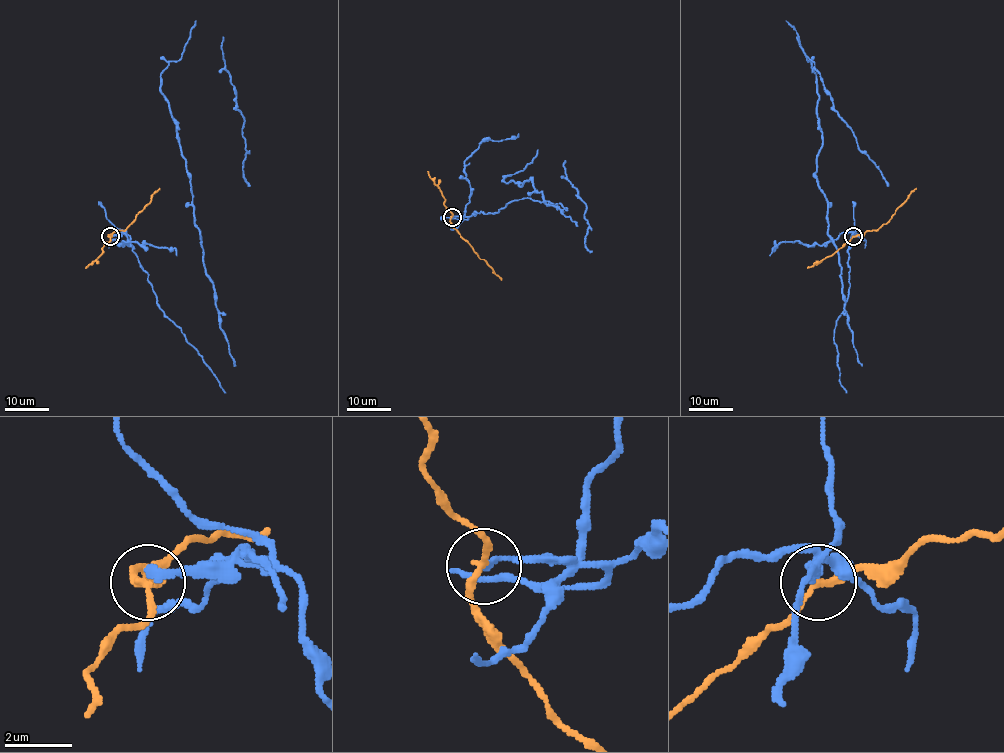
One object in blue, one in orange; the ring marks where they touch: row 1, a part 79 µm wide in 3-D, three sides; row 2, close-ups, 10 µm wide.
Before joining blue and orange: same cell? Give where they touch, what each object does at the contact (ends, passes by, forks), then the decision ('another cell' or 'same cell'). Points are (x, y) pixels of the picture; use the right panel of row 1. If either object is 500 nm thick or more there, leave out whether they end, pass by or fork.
(853, 236) | blue ends | orange passes by | another cell

